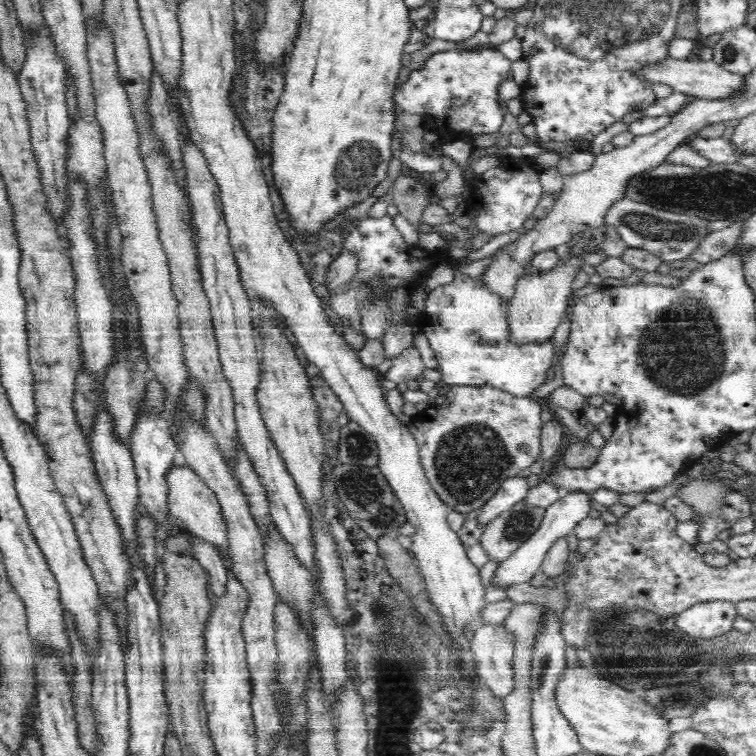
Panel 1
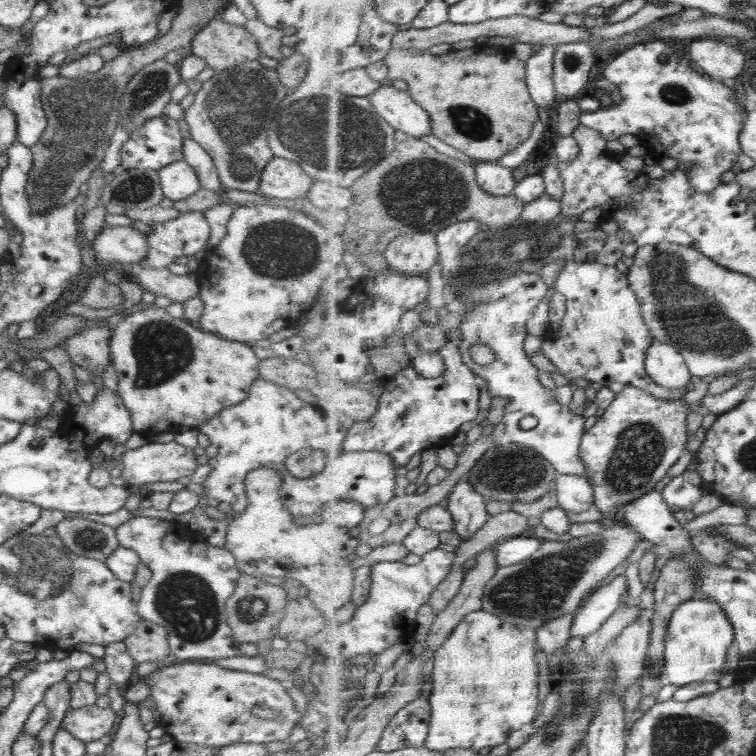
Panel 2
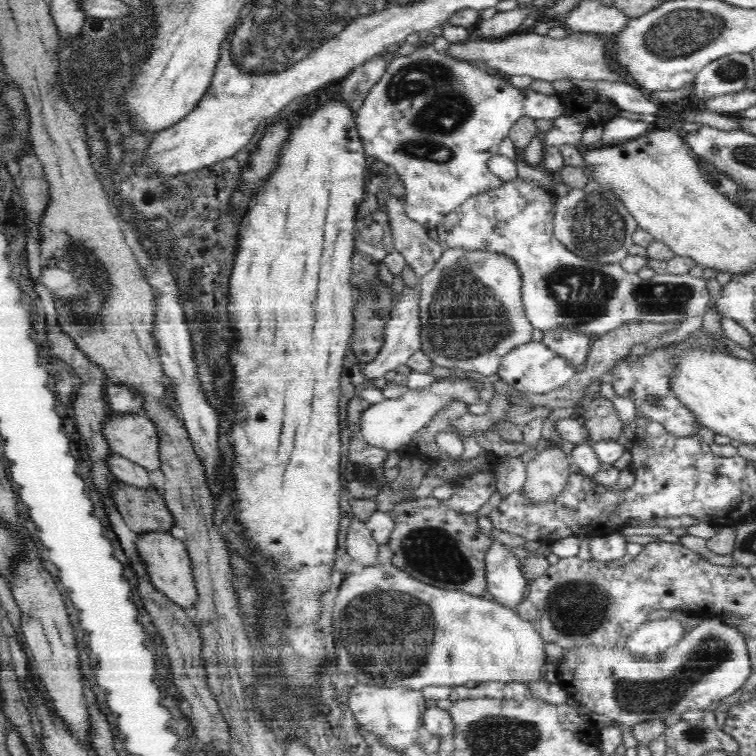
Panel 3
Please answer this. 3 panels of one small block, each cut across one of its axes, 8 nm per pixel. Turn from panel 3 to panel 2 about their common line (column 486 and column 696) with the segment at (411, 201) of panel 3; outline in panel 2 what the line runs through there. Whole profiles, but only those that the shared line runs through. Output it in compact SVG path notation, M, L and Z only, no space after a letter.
M654 38L633 45L608 64L603 76L617 85L622 100L608 108L600 107L594 112L582 114L580 123L602 132L609 142L618 140L624 134L633 134L641 142L649 142L654 146L652 155L658 162L673 157L677 159L678 167L682 170L684 165L692 165L693 170L687 173L694 188L703 193L715 191L720 187L724 172L732 170L736 160L745 156L741 134L745 130L749 112L746 112L738 101L732 83L692 70L690 58L677 54L668 42Z

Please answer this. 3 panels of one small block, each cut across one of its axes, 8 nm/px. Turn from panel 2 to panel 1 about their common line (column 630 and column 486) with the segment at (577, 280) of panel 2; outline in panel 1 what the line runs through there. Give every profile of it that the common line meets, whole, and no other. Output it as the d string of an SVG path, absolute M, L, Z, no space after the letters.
M366 214L356 222L354 229L348 232L342 240L342 251L356 256L356 272L348 280L350 281L348 288L339 294L331 291L329 303L342 327L348 326L348 328L360 332L366 342L382 340L391 325L391 296L398 290L404 289L407 296L410 297L414 290L420 290L428 282L432 270L438 264L448 264L453 268L454 279L450 283L447 282L447 285L439 285L426 293L424 309L420 313L420 325L438 360L438 369L443 376L443 382L449 385L479 387L489 385L518 397L532 396L534 389L545 384L547 372L555 358L556 340L552 336L544 341L516 343L512 339L512 325L508 322L510 298L504 298L488 288L481 276L472 278L461 272L458 269L460 265L455 262L458 253L453 252L449 247L430 250L420 244L410 245L406 243L404 236L394 225L394 216L385 215L373 218Z

